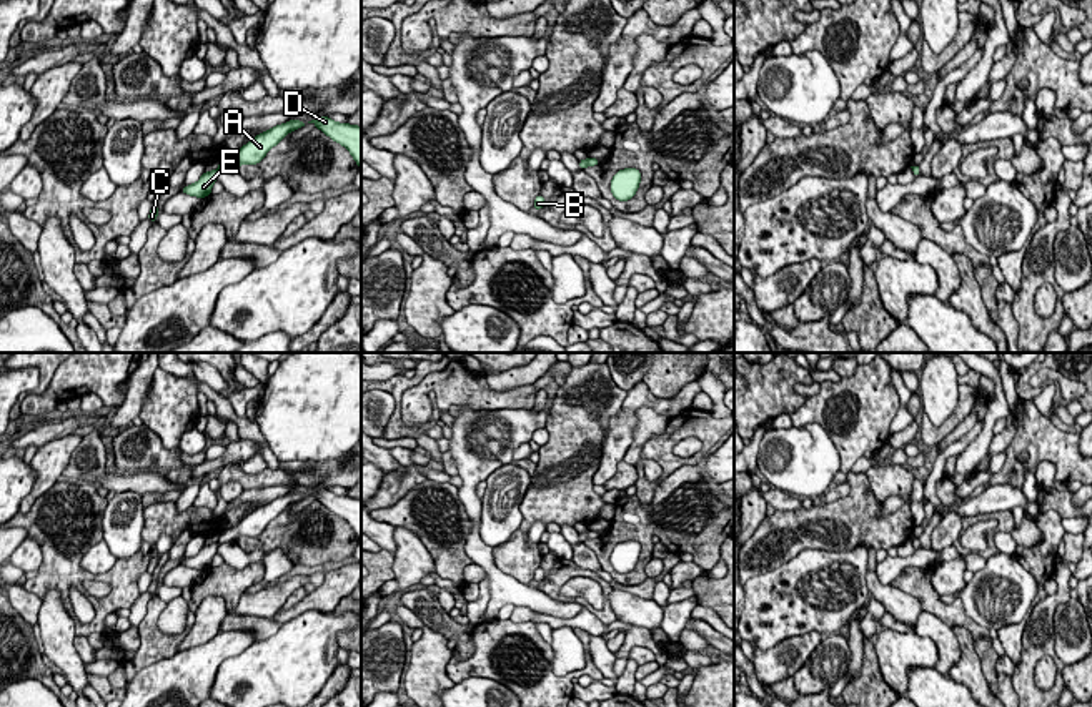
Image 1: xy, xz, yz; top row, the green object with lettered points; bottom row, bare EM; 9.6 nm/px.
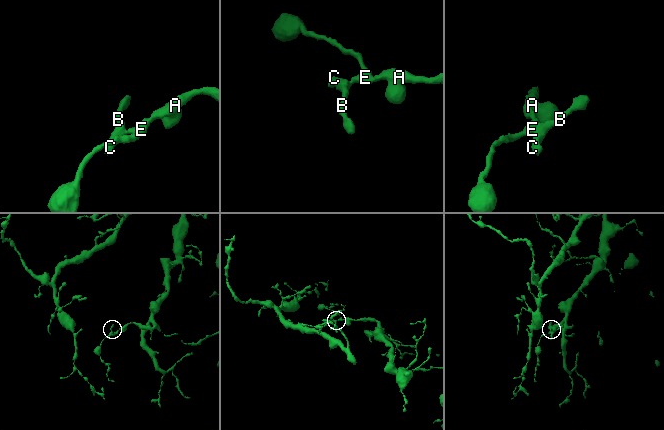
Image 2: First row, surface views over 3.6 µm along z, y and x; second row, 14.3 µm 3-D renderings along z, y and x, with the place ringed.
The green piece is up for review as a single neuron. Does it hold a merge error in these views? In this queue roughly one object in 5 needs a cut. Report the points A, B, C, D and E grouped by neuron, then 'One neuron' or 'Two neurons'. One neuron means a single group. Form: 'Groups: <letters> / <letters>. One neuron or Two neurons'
Groups: A B C D E. One neuron

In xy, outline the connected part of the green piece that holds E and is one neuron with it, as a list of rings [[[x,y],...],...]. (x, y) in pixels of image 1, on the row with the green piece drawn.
[[[290,120],[283,125],[273,126],[265,133],[256,135],[253,140],[243,145],[241,150],[225,156],[216,170],[203,173],[196,183],[190,186],[181,186],[180,191],[198,198],[211,195],[211,186],[215,185],[220,171],[233,170],[238,165],[260,163],[266,156],[270,148],[276,146],[278,141],[283,140],[290,131],[303,128],[305,125],[308,123],[300,120]]]

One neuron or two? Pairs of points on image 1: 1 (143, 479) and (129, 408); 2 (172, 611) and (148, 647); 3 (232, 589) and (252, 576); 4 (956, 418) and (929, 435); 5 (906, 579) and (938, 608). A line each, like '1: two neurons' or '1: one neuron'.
1: two neurons
2: two neurons
3: one neuron
4: one neuron
5: one neuron

